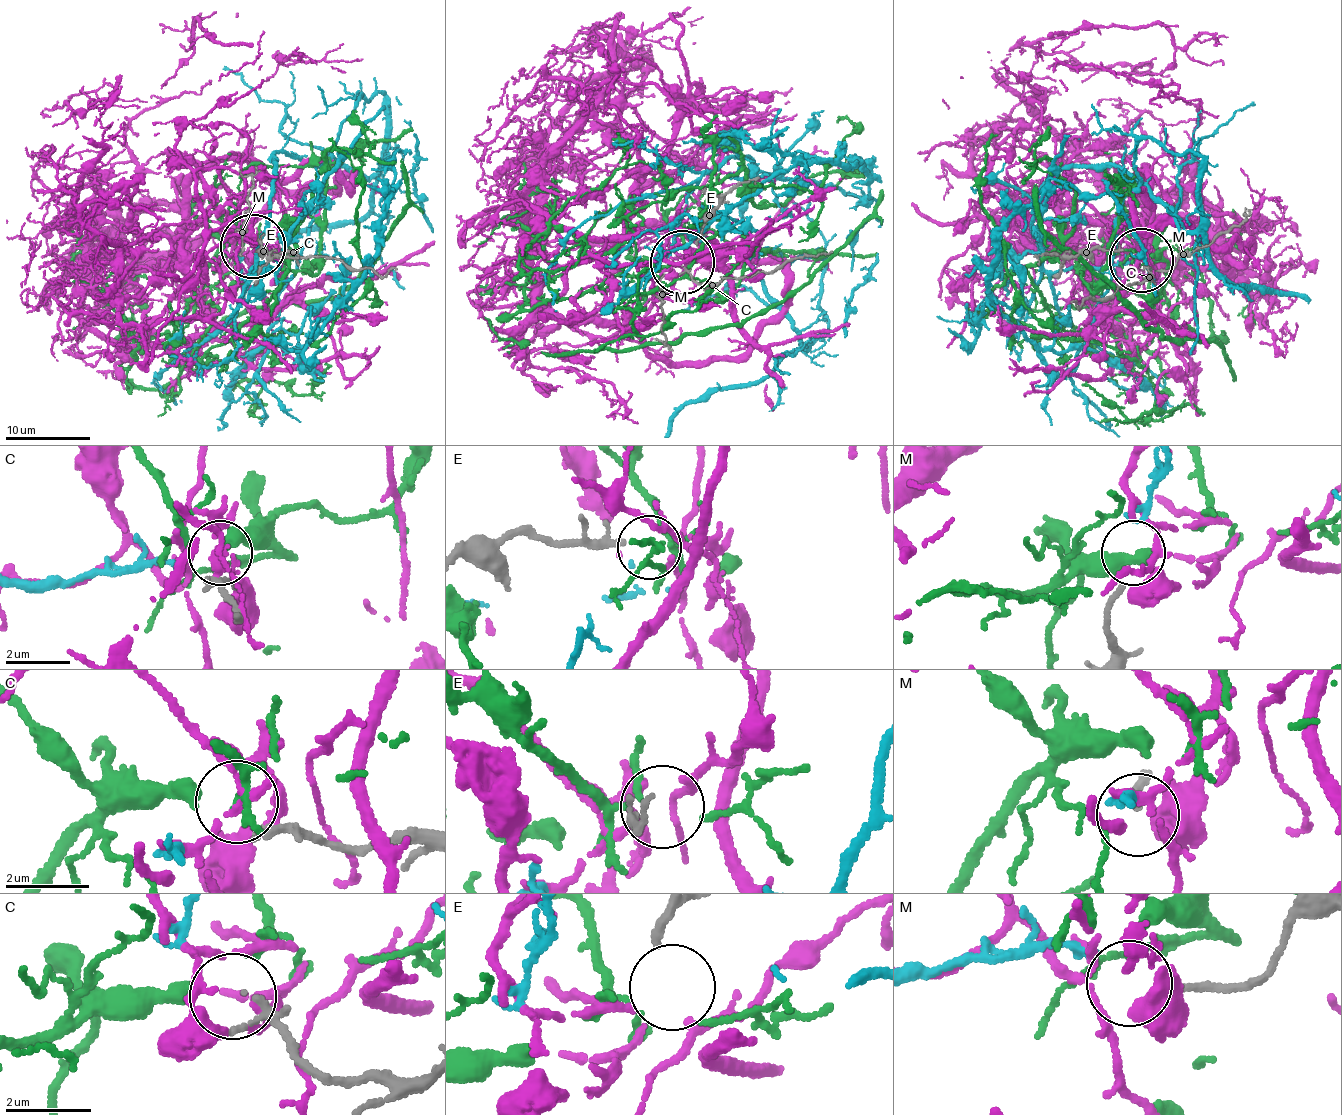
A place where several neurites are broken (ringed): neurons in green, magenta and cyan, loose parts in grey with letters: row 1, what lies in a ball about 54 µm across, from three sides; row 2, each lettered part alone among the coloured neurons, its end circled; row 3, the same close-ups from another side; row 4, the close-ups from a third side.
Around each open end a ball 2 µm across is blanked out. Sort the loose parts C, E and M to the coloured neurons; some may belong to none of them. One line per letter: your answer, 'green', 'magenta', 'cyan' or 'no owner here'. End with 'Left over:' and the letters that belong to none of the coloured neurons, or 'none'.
C: green
E: no owner here
M: cyan
Left over: E

